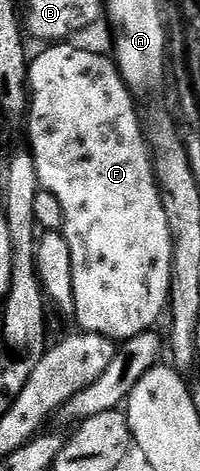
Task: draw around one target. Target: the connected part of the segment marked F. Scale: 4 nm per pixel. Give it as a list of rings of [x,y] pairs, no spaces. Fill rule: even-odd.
[[[54,43],[38,58],[28,65],[28,116],[25,118],[28,127],[28,147],[37,169],[39,186],[47,193],[56,196],[64,211],[62,234],[72,251],[72,287],[74,288],[74,308],[72,316],[79,330],[83,333],[95,333],[108,337],[115,343],[132,339],[141,333],[149,333],[155,328],[158,320],[163,320],[170,304],[170,271],[174,240],[168,231],[168,215],[164,215],[164,203],[158,190],[158,181],[154,178],[154,162],[150,156],[150,146],[144,132],[143,122],[138,121],[138,109],[134,106],[135,94],[128,88],[118,72],[118,66],[109,56],[101,57],[90,49],[77,49],[74,43]]]

